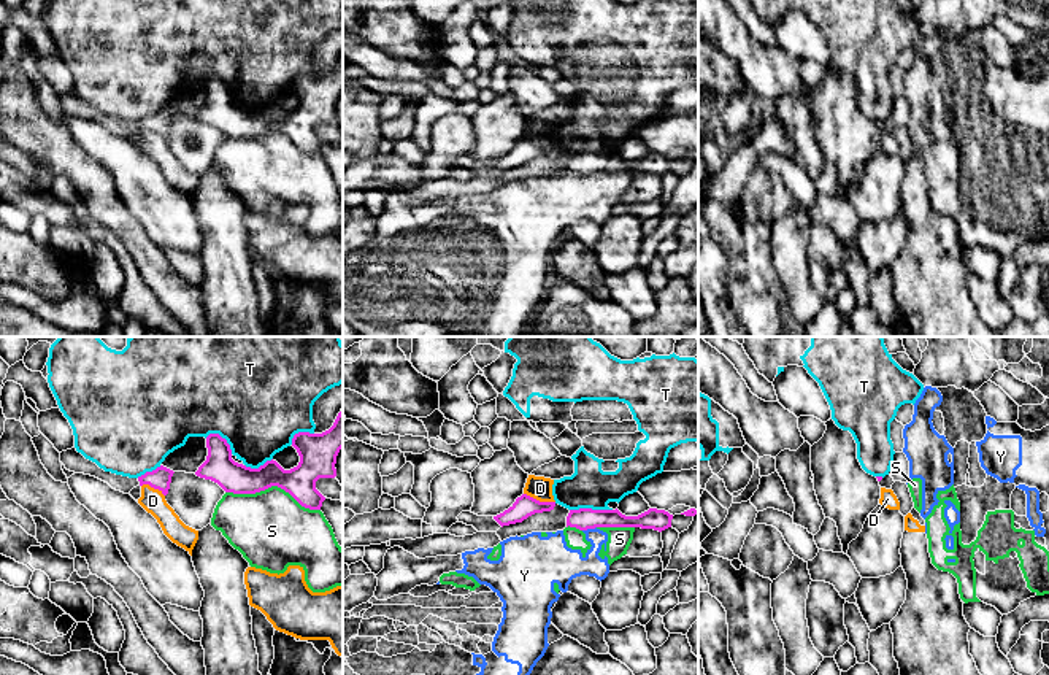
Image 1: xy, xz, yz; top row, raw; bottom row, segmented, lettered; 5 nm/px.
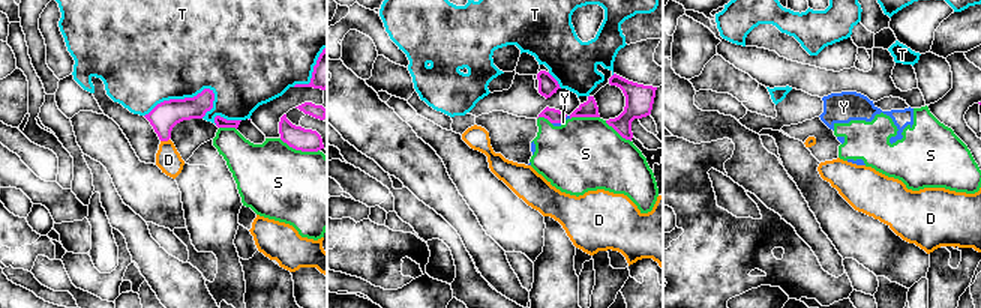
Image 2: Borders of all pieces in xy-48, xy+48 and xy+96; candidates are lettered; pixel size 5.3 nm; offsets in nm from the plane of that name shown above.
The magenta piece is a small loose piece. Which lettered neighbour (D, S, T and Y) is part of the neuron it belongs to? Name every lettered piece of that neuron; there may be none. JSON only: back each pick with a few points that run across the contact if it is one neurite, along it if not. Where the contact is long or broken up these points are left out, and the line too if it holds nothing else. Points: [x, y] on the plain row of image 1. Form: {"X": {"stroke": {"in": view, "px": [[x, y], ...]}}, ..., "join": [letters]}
{"join": []}

